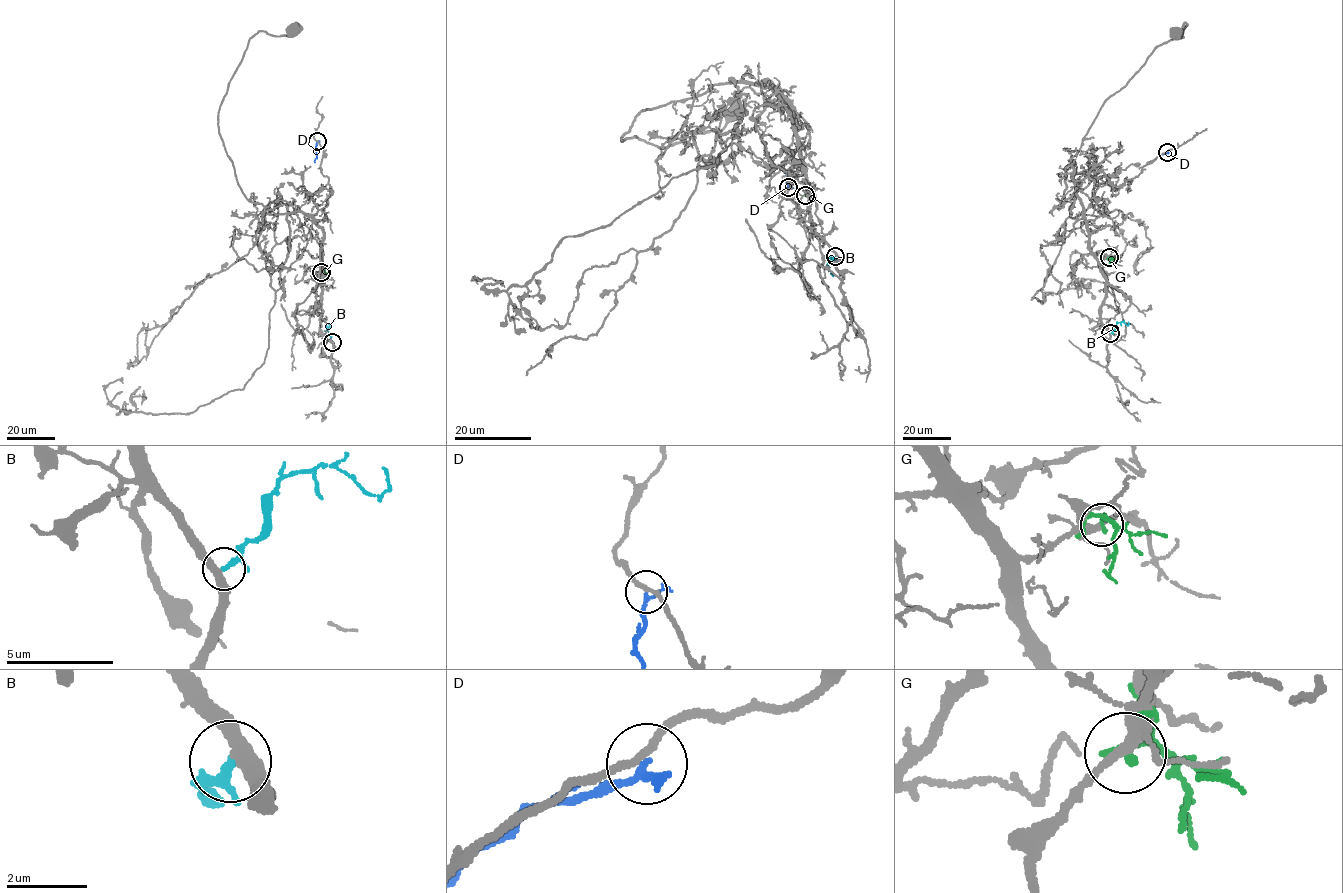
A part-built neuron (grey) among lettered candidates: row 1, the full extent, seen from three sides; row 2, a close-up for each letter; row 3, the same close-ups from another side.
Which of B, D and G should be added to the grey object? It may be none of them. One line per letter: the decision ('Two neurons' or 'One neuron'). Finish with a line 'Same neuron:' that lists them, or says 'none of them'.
B: One neuron
D: Two neurons
G: Two neurons
Same neuron: B

